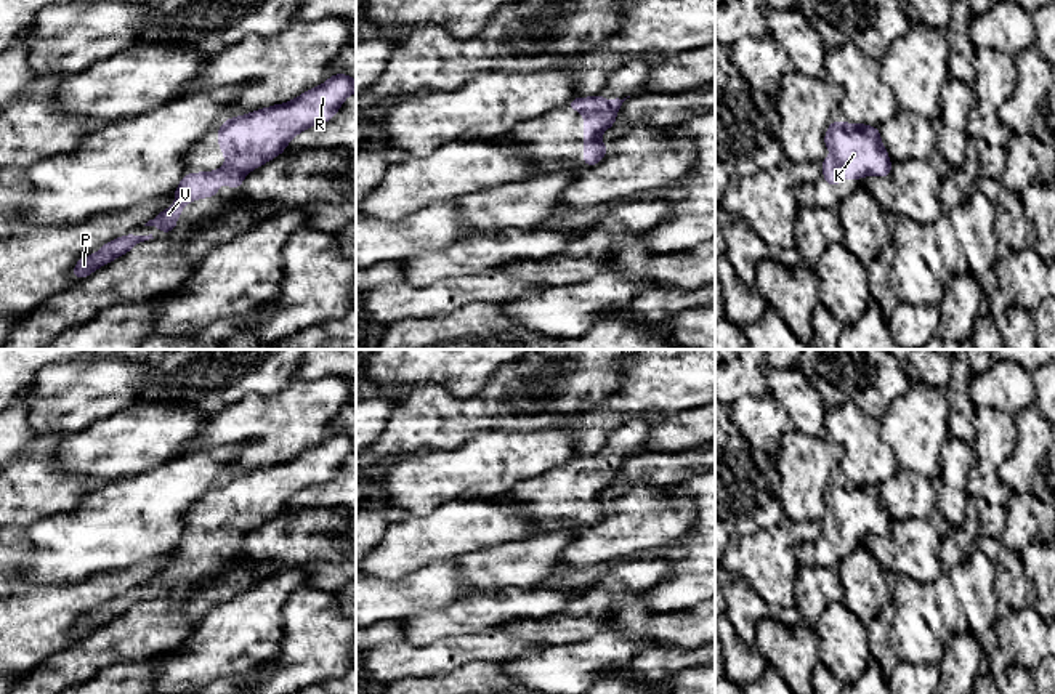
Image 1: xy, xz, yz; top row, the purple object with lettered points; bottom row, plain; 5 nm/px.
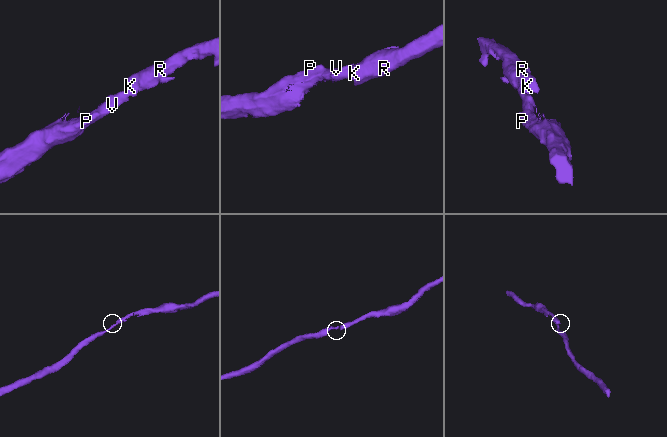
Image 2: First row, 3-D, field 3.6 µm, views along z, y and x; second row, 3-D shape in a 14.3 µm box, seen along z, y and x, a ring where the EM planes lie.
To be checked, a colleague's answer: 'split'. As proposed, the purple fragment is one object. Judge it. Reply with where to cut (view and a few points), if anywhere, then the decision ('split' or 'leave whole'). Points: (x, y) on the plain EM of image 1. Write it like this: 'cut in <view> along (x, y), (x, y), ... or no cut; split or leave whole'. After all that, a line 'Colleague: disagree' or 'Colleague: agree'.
no cut; leave whole
Colleague: disagree

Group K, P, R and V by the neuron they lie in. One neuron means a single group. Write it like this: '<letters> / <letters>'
K P R V

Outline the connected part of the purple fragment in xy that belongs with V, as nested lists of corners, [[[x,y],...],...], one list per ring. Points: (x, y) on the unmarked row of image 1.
[[[333,433],[322,444],[289,462],[229,476],[218,486],[218,506],[224,511],[224,526],[186,532],[173,550],[175,563],[144,585],[157,585],[162,593],[175,590],[175,580],[189,561],[220,555],[221,542],[239,548],[249,531],[282,513],[292,497],[306,487],[330,481],[353,452],[356,439],[346,433]]]

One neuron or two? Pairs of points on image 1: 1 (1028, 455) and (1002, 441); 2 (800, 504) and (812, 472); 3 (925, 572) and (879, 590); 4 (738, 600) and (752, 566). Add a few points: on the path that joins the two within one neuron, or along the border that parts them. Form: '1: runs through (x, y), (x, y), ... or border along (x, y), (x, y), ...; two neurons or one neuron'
1: border along (1014, 415), (1015, 449), (1001, 470), (1009, 484); two neurons
2: runs through (802, 496), (804, 480); one neuron
3: border along (861, 544), (884, 571); two neurons
4: border along (731, 572), (743, 577), (772, 608); two neurons

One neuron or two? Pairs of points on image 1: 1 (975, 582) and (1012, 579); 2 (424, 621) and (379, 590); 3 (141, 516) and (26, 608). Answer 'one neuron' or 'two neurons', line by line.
1: two neurons
2: two neurons
3: two neurons

